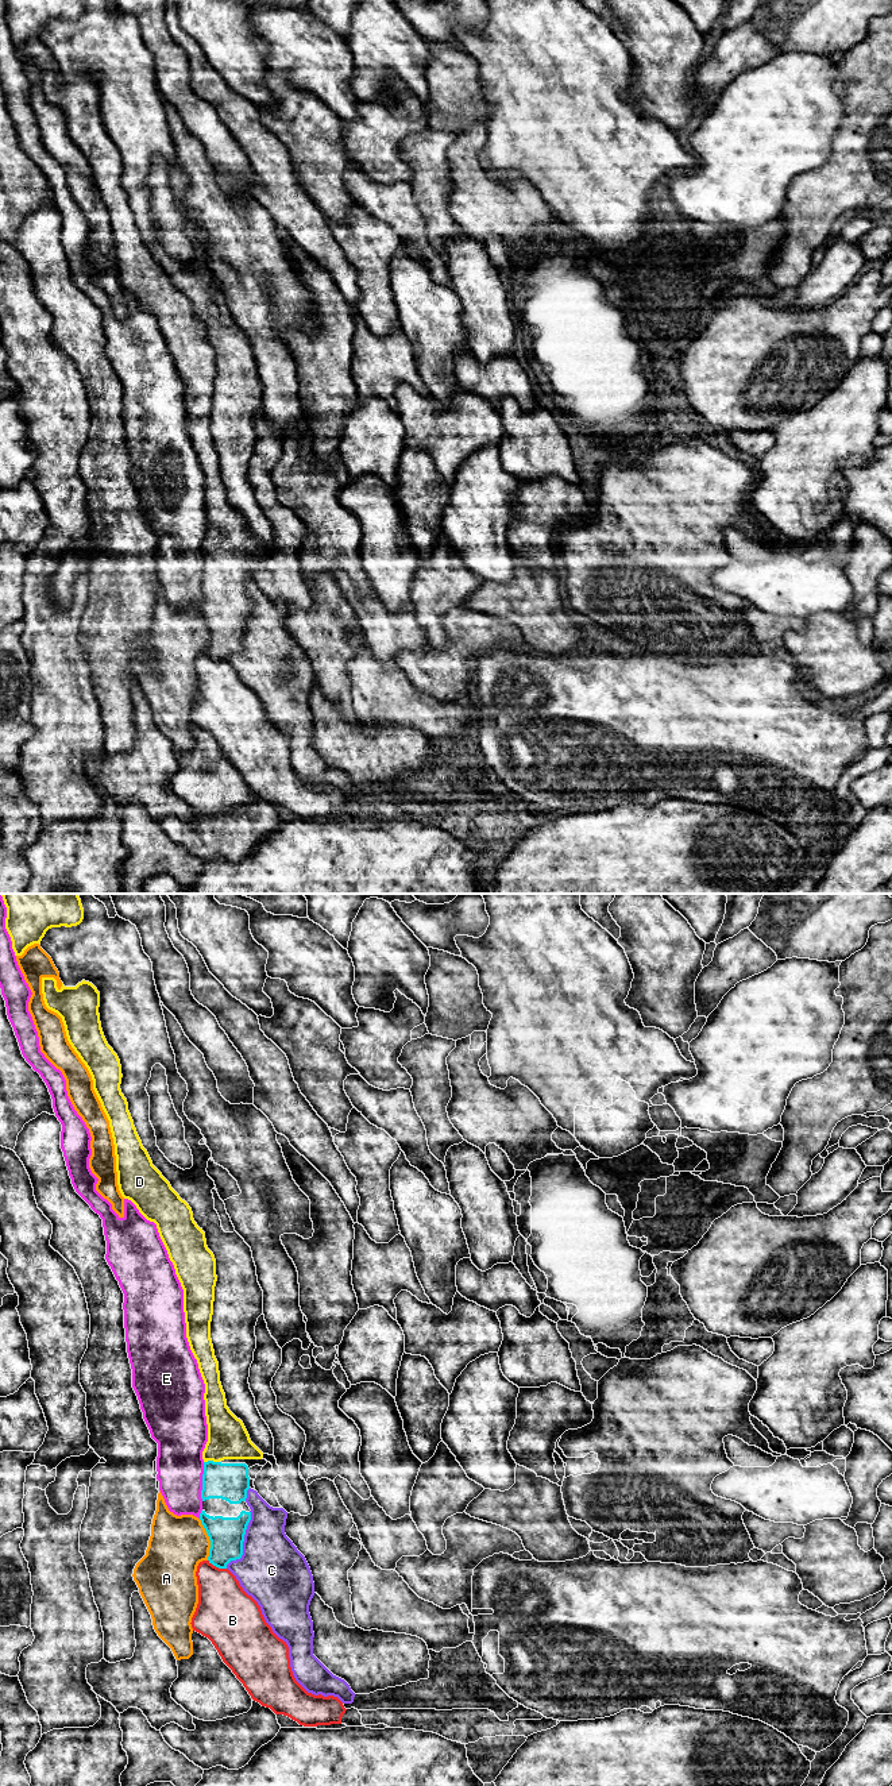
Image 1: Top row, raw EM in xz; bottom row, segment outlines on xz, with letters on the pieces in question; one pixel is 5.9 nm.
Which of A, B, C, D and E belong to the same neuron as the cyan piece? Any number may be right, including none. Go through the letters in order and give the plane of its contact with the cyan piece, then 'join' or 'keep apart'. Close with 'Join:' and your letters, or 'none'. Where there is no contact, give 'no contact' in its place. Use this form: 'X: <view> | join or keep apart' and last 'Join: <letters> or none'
A: xz | keep apart
B: xz | keep apart
C: xz | keep apart
D: xz | join
E: xz | keep apart
Join: D

